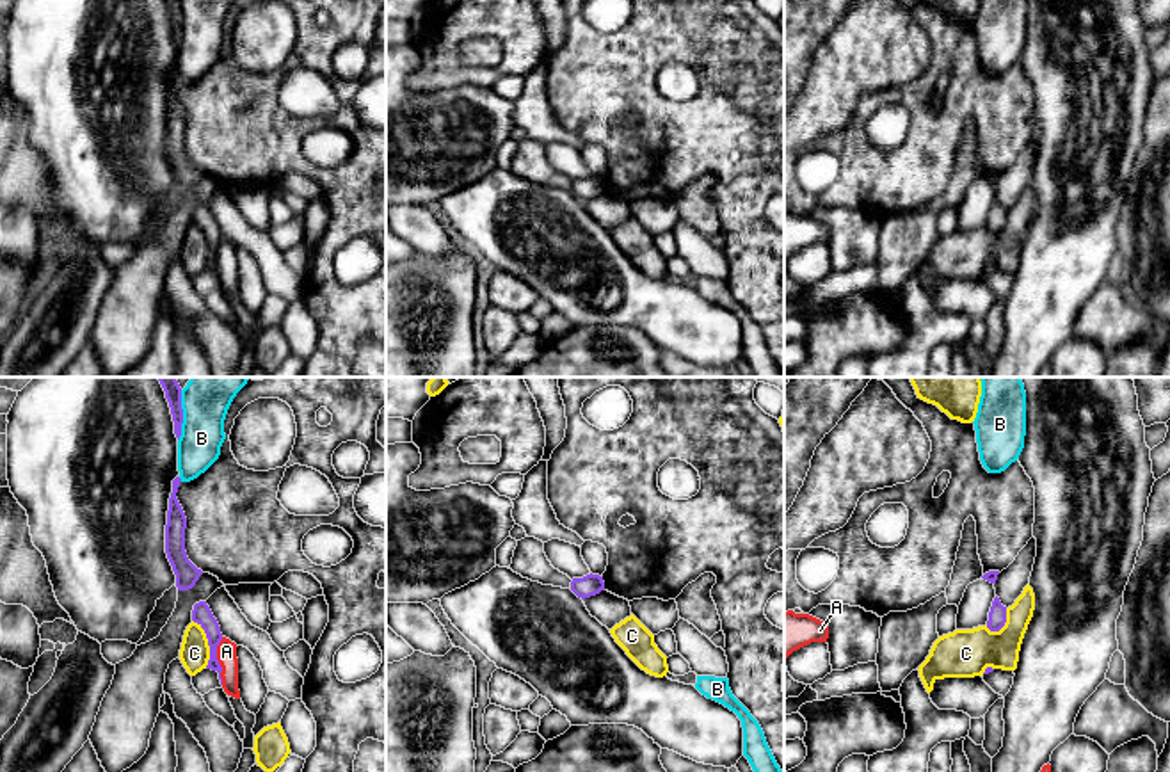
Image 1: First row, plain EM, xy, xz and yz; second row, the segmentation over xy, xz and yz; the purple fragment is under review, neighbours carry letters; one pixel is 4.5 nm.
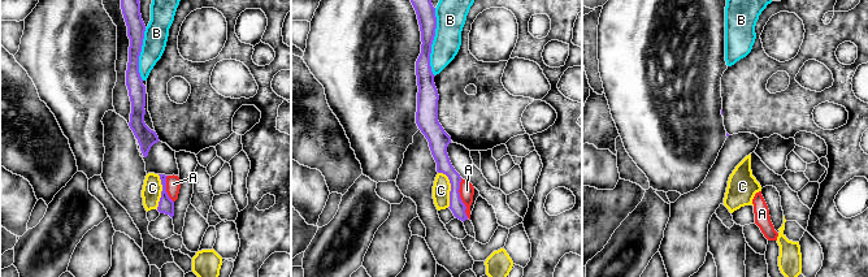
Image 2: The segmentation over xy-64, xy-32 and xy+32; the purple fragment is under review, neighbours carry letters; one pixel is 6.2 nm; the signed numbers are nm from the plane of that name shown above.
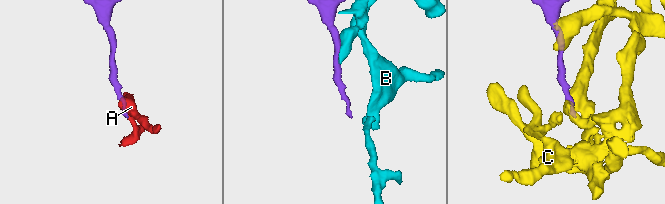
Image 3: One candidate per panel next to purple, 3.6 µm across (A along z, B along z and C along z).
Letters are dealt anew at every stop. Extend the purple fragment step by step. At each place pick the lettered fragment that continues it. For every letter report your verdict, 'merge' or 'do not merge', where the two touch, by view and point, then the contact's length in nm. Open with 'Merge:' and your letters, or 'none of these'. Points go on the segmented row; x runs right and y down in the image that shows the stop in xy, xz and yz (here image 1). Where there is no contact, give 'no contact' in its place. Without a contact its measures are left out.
Merge: none of these
A: do not merge; meets purple in xy at (217, 660); contact 220 nm long
B: do not merge; meets purple in xy at (182, 415); contact 240 nm long
C: do not merge; meets purple in xy at (208, 644); contact 240 nm long

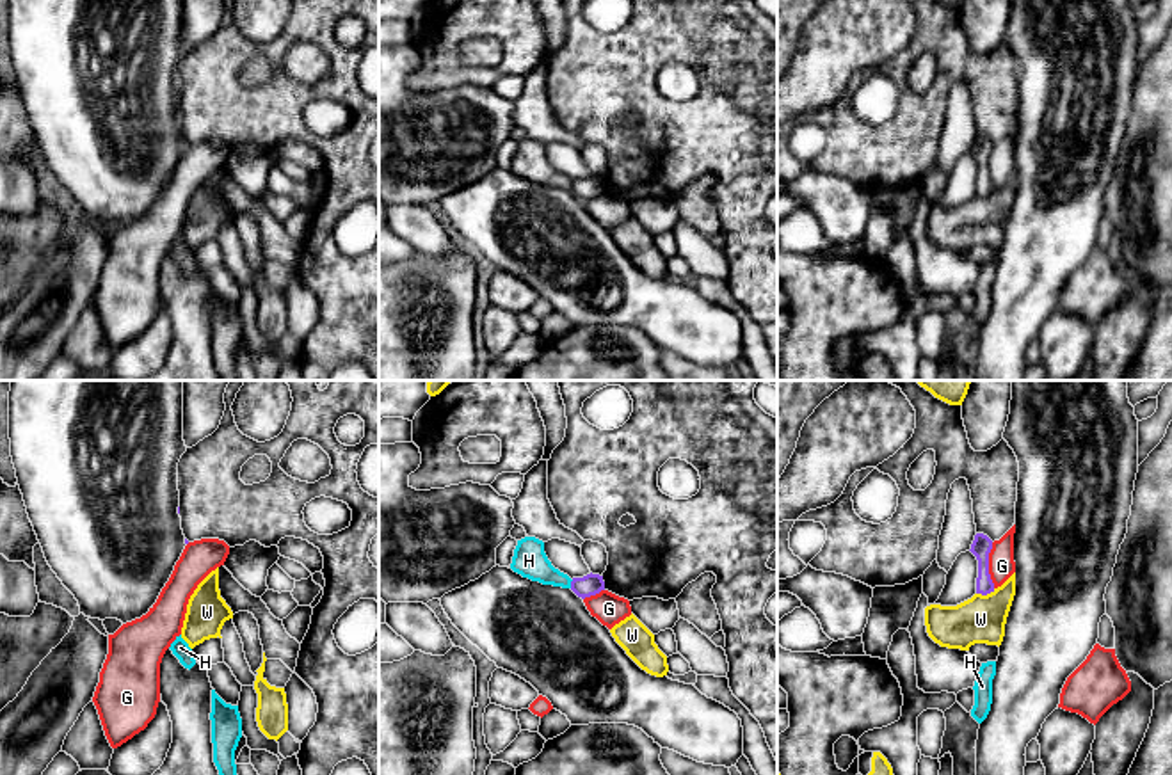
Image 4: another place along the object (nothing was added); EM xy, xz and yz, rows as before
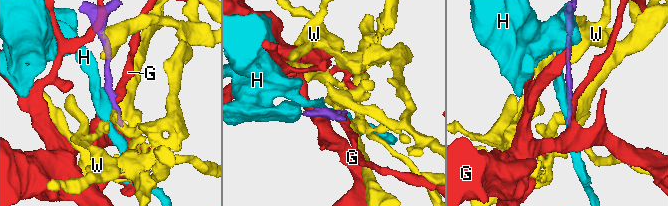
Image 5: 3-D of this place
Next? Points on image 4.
Merge: none of these
G: do not merge; meets purple in yz at (987, 566); contact 200 nm long
H: do not merge; meets purple in xz at (571, 583); contact 40 nm long
W: do not merge; meets purple in yz at (986, 594); contact 90 nm long

